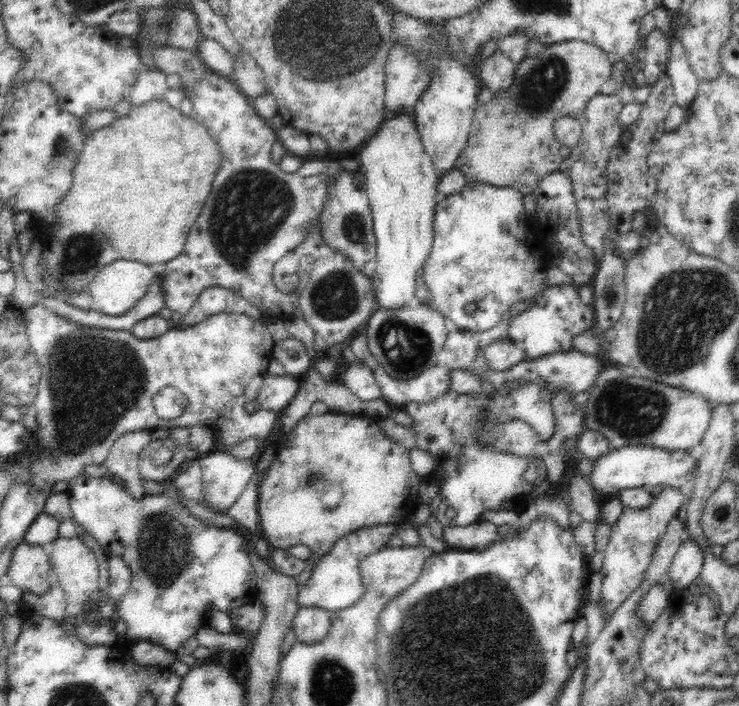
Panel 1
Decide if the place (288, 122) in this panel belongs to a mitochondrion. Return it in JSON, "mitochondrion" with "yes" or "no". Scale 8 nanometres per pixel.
{"mitochondrion":"no"}

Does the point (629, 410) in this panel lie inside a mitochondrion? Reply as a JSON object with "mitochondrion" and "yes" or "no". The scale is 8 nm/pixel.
{"mitochondrion":"yes"}

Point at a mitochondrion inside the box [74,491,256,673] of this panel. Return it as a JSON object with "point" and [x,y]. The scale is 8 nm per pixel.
{"point":[163,549]}

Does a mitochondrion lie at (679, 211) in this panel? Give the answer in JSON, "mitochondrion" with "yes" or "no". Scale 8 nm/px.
{"mitochondrion":"no"}

